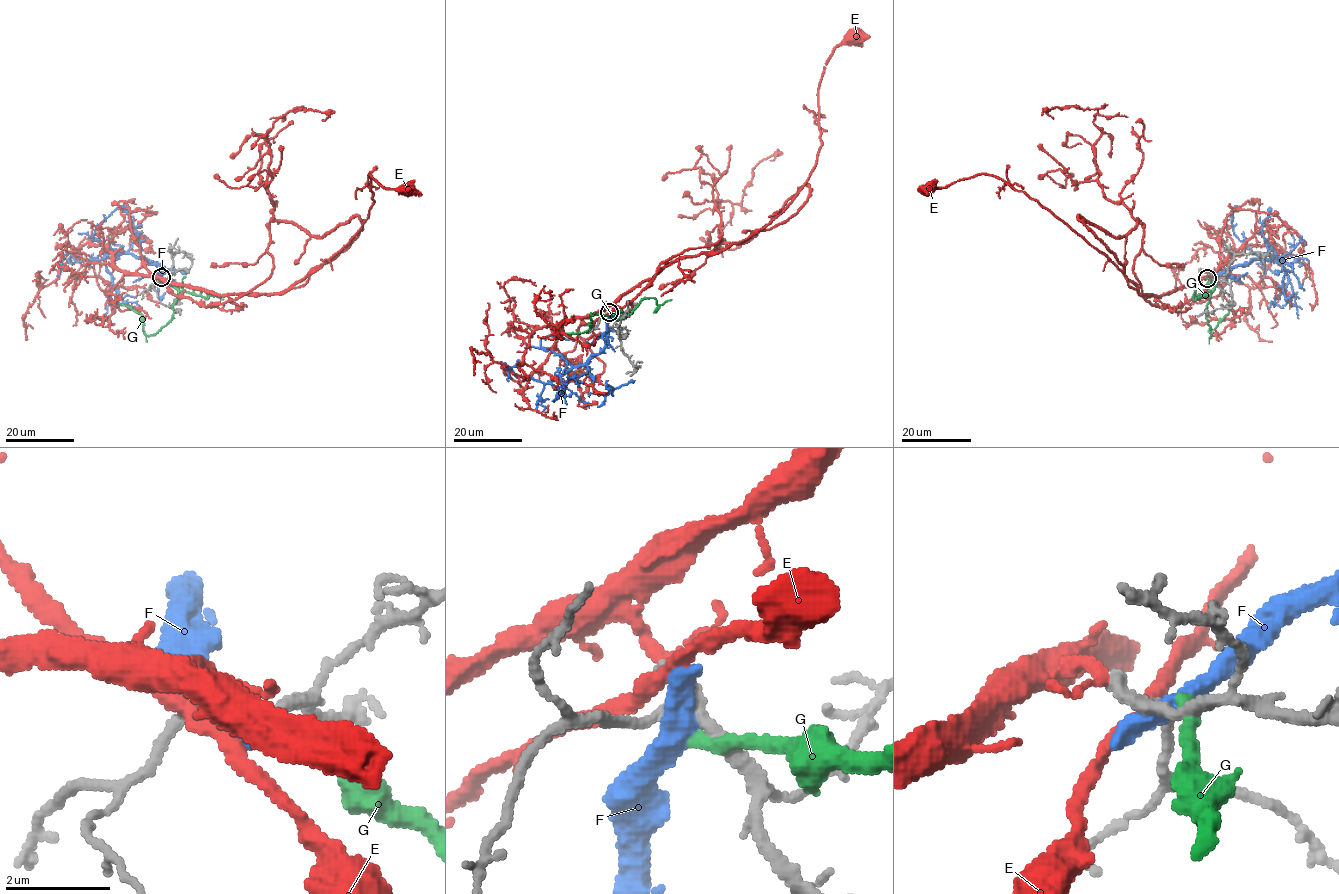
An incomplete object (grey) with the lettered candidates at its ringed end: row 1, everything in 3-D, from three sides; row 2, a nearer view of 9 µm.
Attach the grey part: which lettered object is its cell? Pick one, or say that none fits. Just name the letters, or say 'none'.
E

